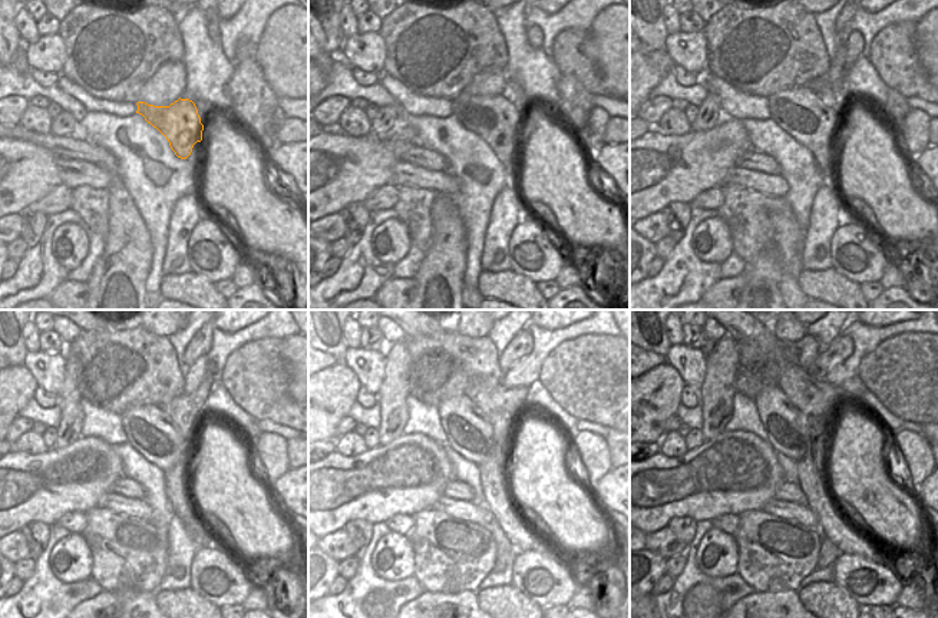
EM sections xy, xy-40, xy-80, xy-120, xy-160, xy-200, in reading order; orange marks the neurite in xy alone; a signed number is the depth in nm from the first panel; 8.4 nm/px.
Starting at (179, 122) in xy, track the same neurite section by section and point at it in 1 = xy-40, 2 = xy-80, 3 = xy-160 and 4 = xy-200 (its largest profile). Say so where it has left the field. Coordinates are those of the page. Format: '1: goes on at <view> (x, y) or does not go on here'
1: goes on at xy-40 (495, 119)
2: goes on at xy-80 (798, 111)
3: goes on at xy-160 (469, 432)
4: goes on at xy-200 (788, 429)

